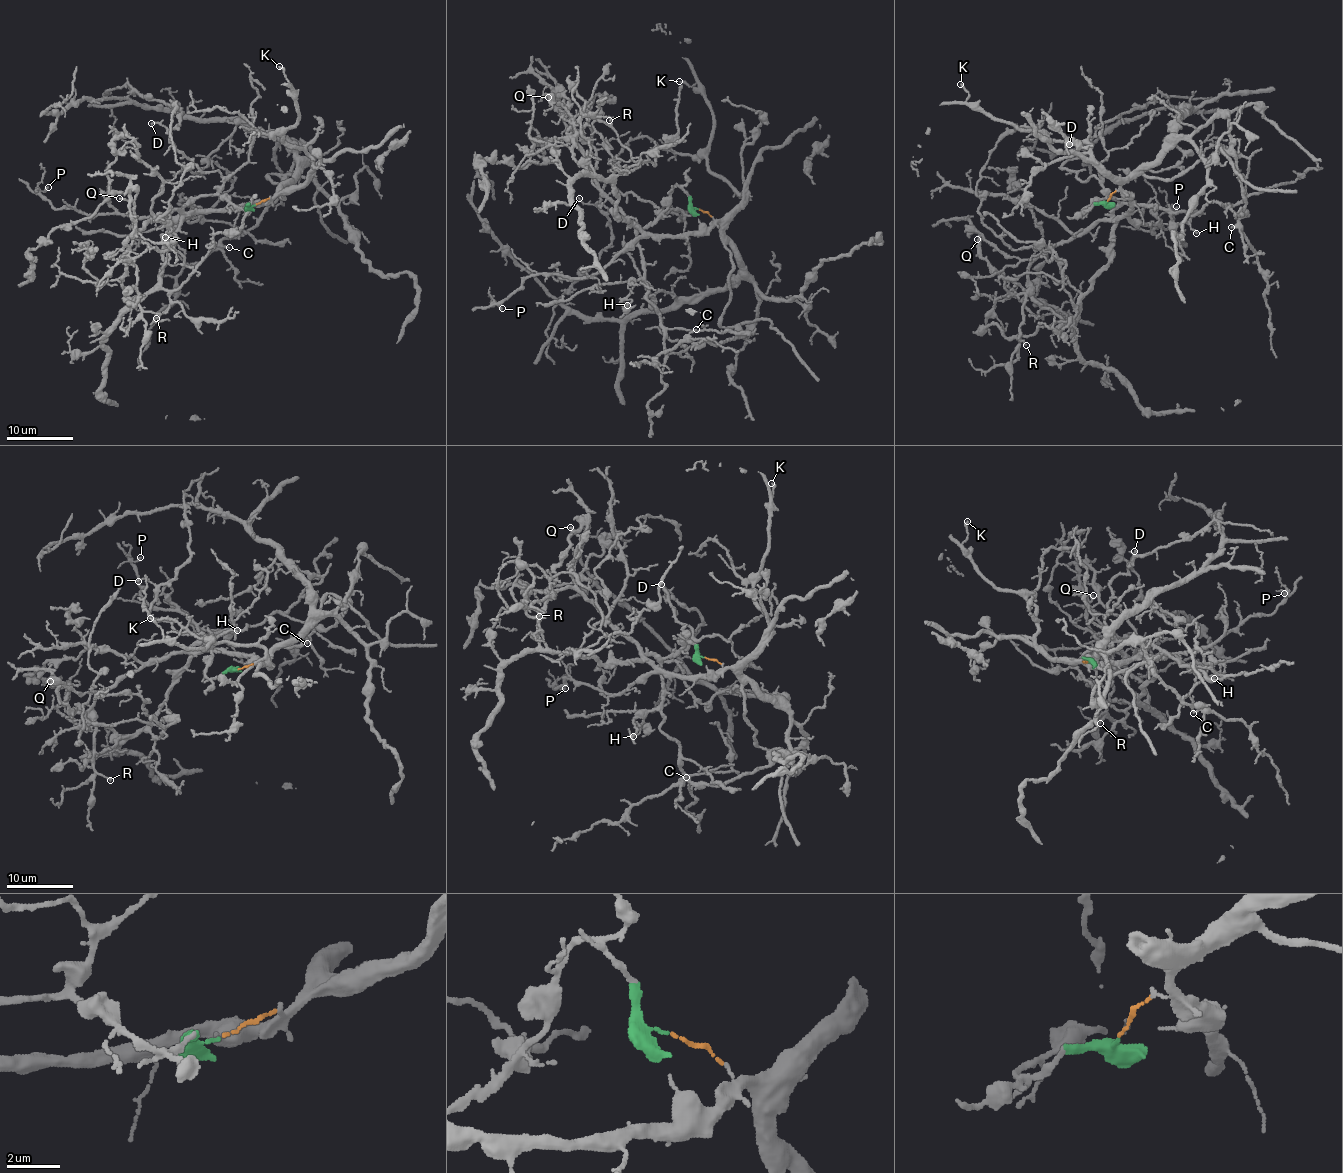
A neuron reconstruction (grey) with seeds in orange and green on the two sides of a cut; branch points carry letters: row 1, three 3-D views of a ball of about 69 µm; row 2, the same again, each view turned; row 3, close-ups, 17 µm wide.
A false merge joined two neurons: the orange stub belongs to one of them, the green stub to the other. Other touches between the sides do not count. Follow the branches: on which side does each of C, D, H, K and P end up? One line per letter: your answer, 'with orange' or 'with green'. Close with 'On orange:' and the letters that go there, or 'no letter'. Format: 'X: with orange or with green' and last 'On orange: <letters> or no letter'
C: with orange
D: with green
H: with green
K: with orange
P: with orange
On orange: C, K, P

